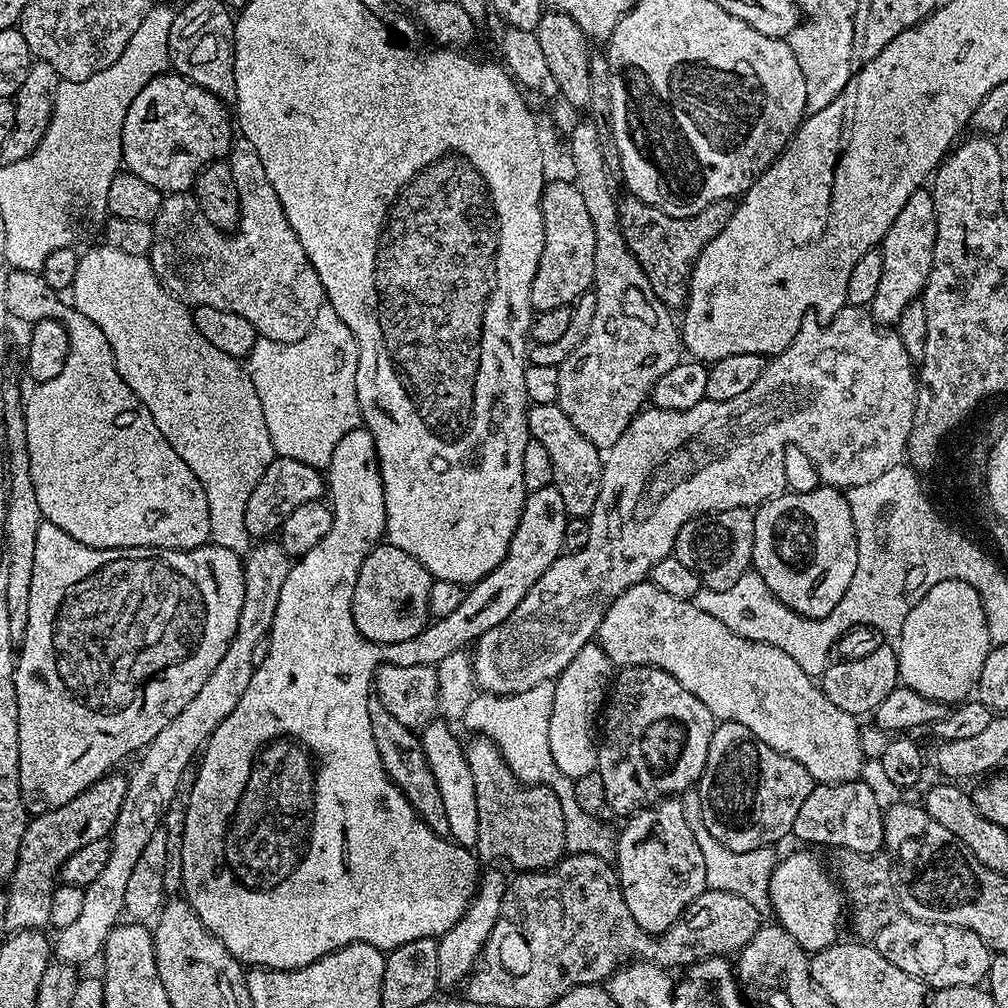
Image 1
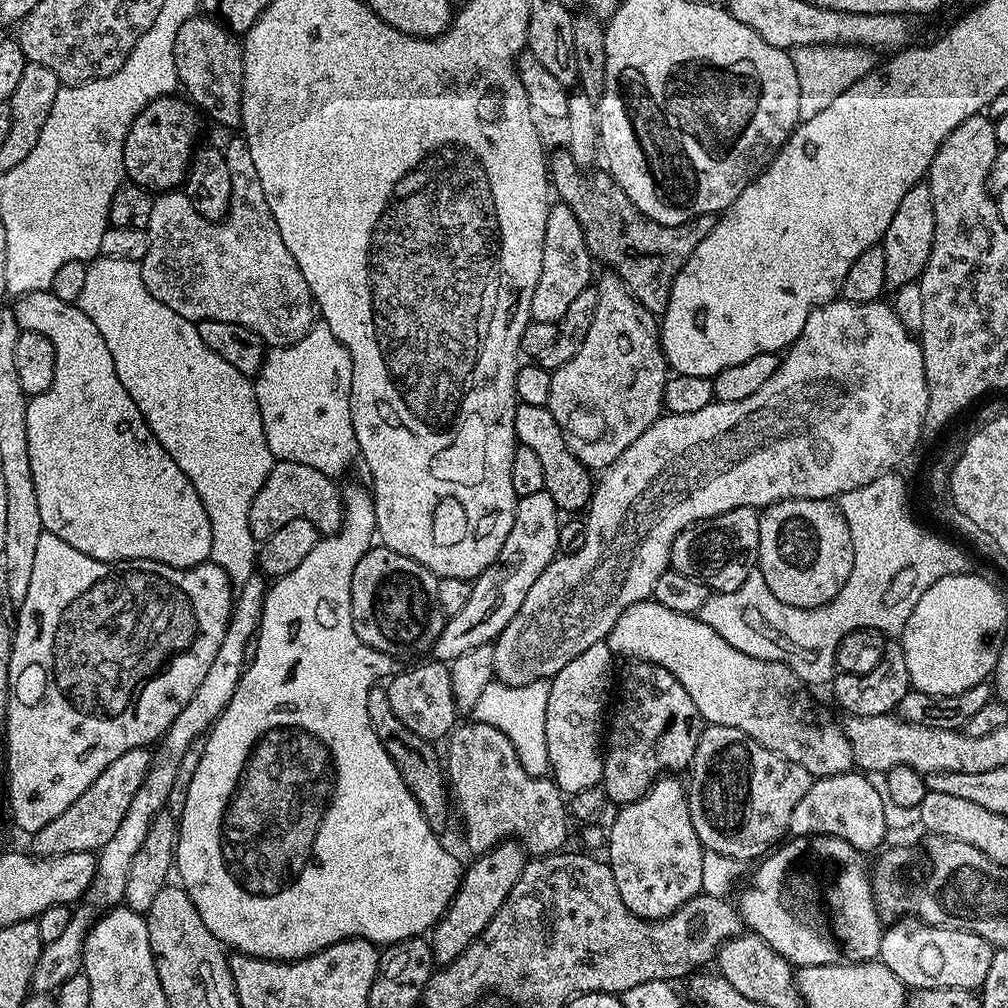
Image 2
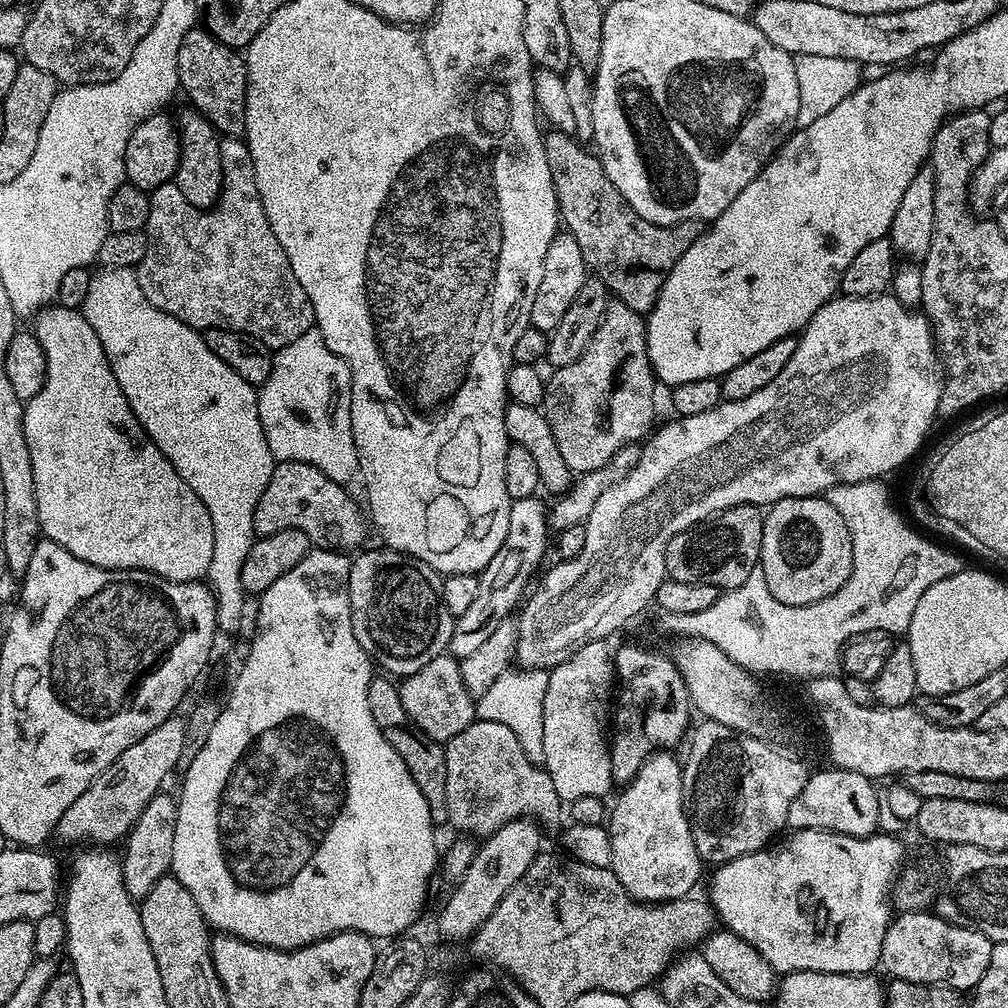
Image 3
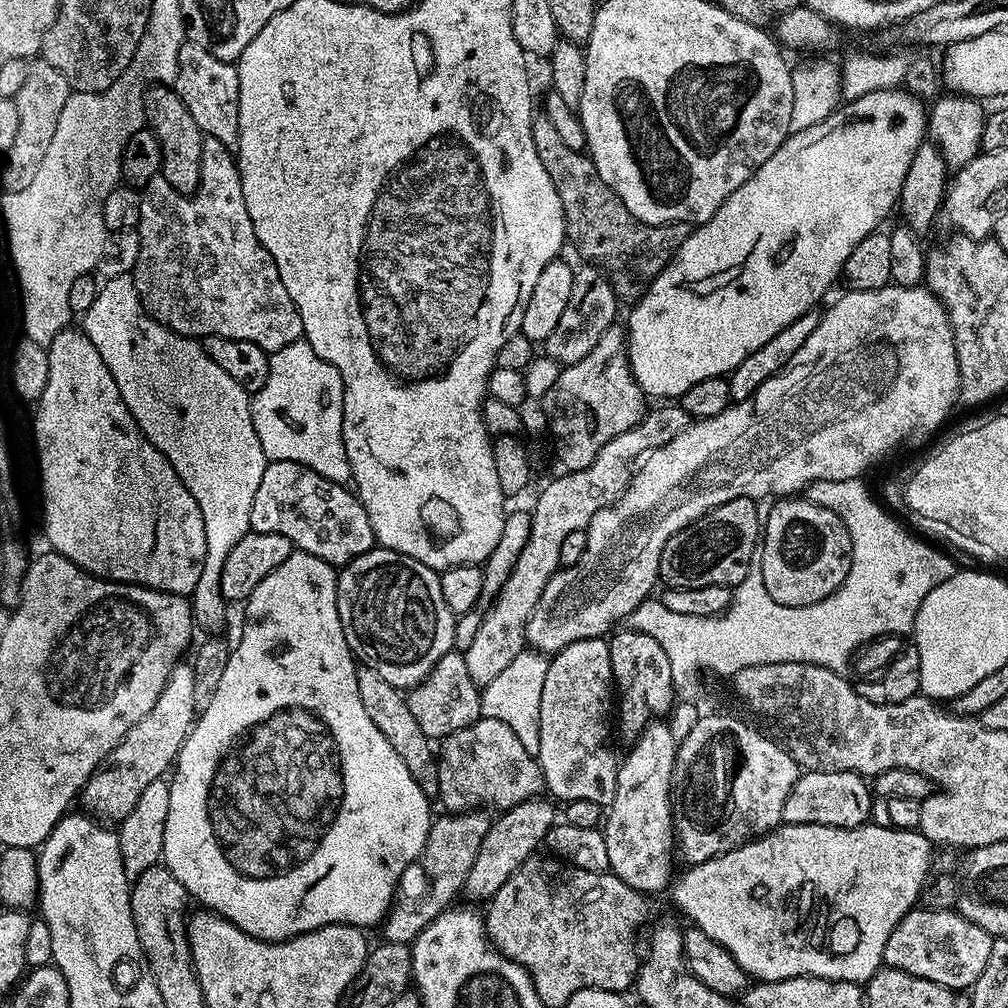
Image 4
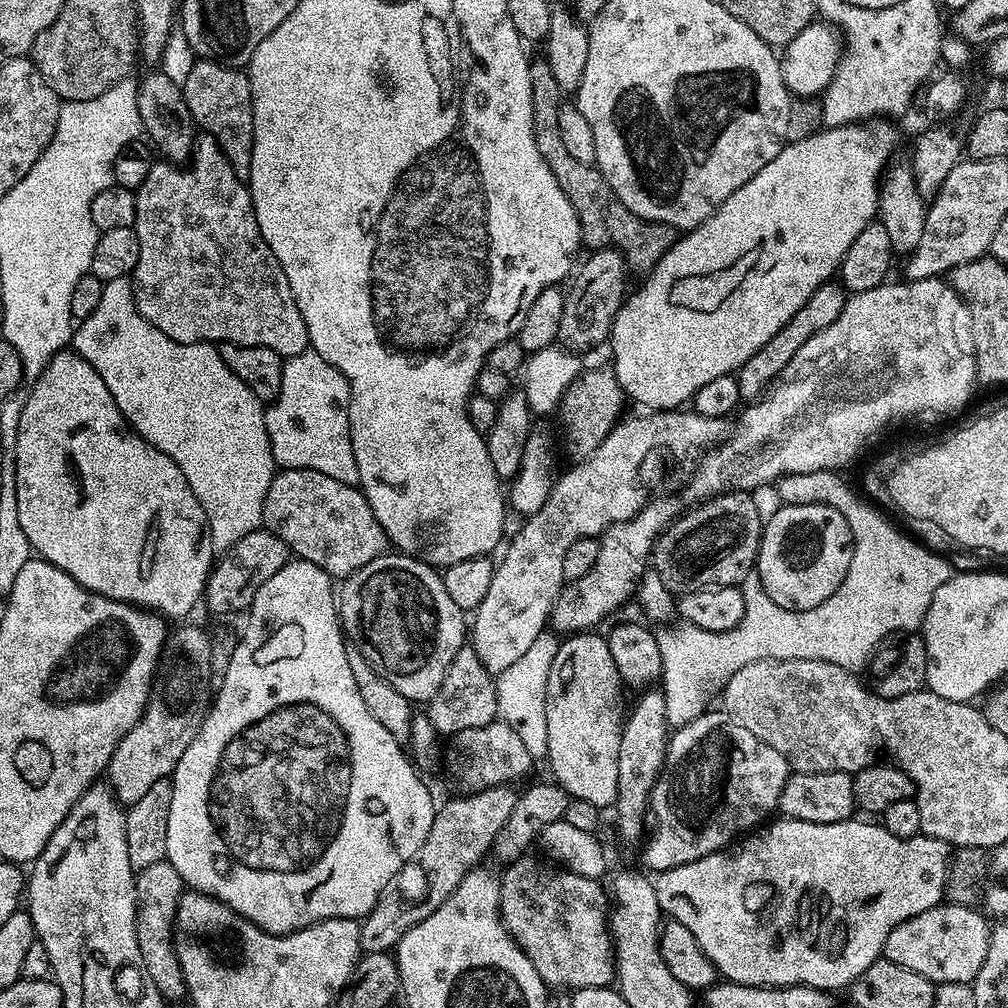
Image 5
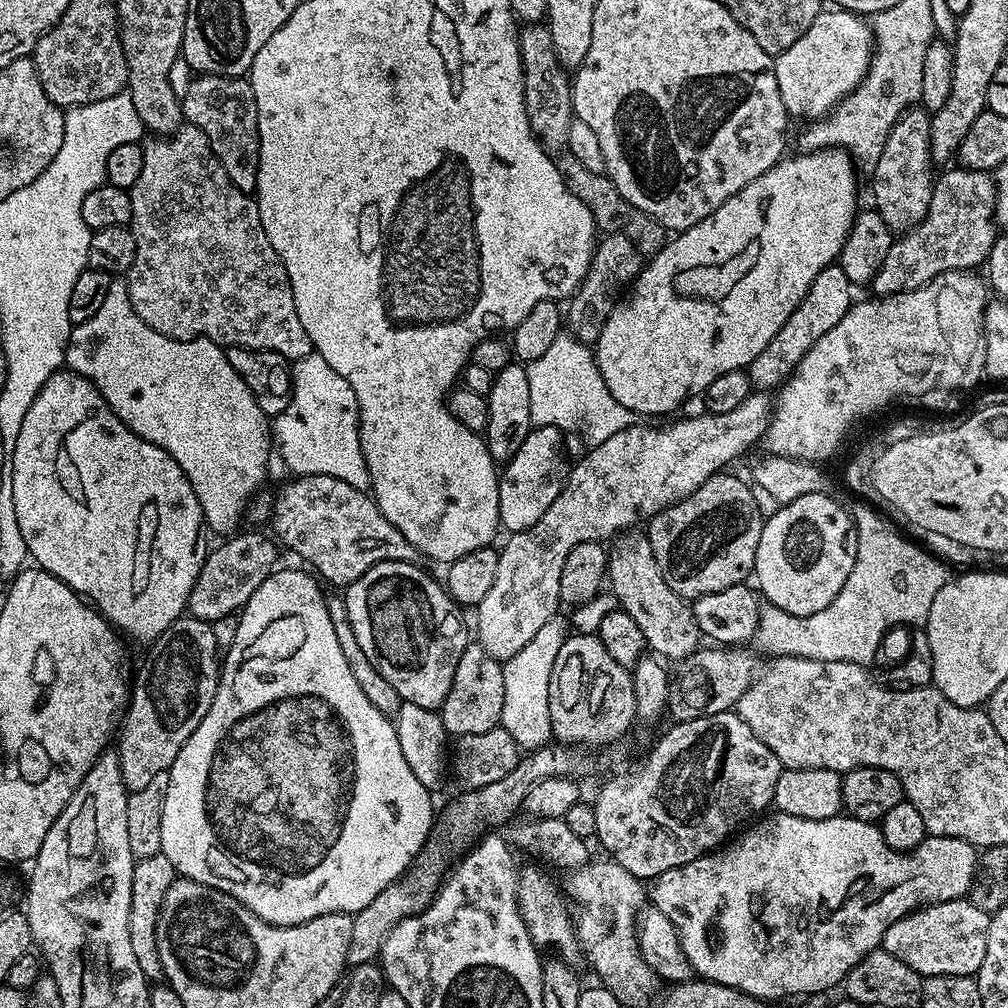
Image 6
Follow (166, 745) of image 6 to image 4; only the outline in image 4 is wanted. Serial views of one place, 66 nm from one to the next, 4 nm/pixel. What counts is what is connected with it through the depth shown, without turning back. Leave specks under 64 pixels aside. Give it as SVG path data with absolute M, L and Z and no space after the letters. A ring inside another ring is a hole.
M177 664L151 714L138 727L129 730L123 744L112 753L110 763L101 767L88 781L82 793L82 804L84 800L85 806L89 808L85 809L95 819L101 822L121 822L127 819L138 806L142 794L146 794L146 790L150 790L150 786L165 775L167 768L169 771L175 765L184 749L186 738L193 732L198 720L196 682L192 664Z

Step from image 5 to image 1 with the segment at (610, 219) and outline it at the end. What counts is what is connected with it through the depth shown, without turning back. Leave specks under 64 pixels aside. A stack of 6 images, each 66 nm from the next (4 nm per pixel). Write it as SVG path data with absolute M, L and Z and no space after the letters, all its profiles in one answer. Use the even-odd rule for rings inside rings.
M628 194L625 197L618 204L620 229L629 251L648 279L648 288L669 310L683 309L688 303L688 279L692 277L698 254L702 254L708 243L722 234L726 222L730 222L733 201L719 200L693 216L673 218L654 206L644 204L636 196Z

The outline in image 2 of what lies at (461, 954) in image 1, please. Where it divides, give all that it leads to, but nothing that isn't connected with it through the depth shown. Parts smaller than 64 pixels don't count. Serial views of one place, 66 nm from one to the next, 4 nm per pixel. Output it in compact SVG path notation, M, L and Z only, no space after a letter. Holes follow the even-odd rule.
M503 840L495 844L488 852L477 855L472 865L465 867L460 881L460 891L452 899L452 907L444 914L444 918L436 923L430 933L432 958L437 965L445 966L457 960L478 934L490 926L490 918L498 914L502 902L506 902L506 894L514 890L514 882L522 874L526 863L524 845L515 840Z

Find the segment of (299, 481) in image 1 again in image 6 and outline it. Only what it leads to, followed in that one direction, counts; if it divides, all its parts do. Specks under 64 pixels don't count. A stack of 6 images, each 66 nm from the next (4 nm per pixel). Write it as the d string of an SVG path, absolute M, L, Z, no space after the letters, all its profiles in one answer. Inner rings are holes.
M298 476L289 481L276 501L271 501L271 531L283 547L285 544L300 555L309 569L316 568L312 570L325 585L350 585L378 562L417 559L416 547L402 538L368 492L329 476Z

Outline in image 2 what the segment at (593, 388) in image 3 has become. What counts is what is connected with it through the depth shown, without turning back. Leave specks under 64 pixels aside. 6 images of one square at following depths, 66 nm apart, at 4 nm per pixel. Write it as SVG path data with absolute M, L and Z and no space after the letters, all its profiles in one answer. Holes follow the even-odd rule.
M605 272L600 284L598 280L598 310L594 310L590 334L586 334L586 342L578 346L578 354L552 372L550 398L546 405L550 414L554 414L554 422L558 422L564 431L570 450L590 470L608 468L620 457L622 450L626 450L626 446L638 438L638 434L660 419L664 408L664 388L670 379L657 313L646 310L646 306L636 301L631 290L615 272Z

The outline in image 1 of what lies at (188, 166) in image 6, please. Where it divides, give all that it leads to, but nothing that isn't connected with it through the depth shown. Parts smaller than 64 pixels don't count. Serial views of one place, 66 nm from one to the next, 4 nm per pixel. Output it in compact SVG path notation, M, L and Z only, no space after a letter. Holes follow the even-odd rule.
M237 139L226 162L234 174L240 195L238 231L228 235L215 228L196 205L195 195L188 192L165 195L160 202L160 213L151 223L154 234L150 253L152 269L162 287L189 308L212 306L214 310L230 310L246 318L246 322L250 322L250 326L254 326L265 341L273 344L298 342L306 338L314 318L318 318L318 310L325 307L324 287L292 232L282 202L278 202L274 186L270 186L270 178L266 178L266 170L262 170L262 158L258 158L258 150L254 150L248 140Z

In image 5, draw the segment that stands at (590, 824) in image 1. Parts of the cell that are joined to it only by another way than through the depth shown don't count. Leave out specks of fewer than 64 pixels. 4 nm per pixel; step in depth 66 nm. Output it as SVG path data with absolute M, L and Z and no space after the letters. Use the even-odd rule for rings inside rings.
M545 630L534 638L533 644L527 648L526 654L518 658L518 662L506 666L495 677L496 697L498 706L496 714L503 720L518 738L530 750L533 761L540 762L547 757L548 747L546 746L546 682L550 678L550 666L554 666L554 654L558 654L561 641L551 631Z

